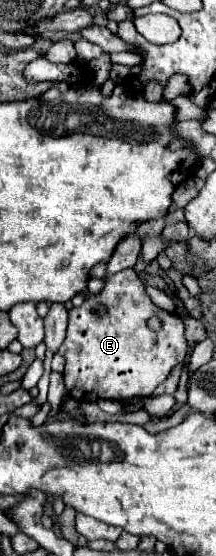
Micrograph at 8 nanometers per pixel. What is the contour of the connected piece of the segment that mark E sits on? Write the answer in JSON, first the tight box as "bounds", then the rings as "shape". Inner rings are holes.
{"bounds":[59,268,185,402],"shape":[[[133,268],[121,270],[111,276],[99,296],[89,296],[81,306],[69,312],[67,336],[59,348],[65,358],[65,388],[77,402],[97,400],[129,400],[135,396],[147,398],[169,376],[169,372],[185,360],[183,322],[161,308],[157,308],[145,292]],[[103,306],[105,314],[99,316],[97,308]],[[157,316],[161,330],[151,330],[147,320]]]}

